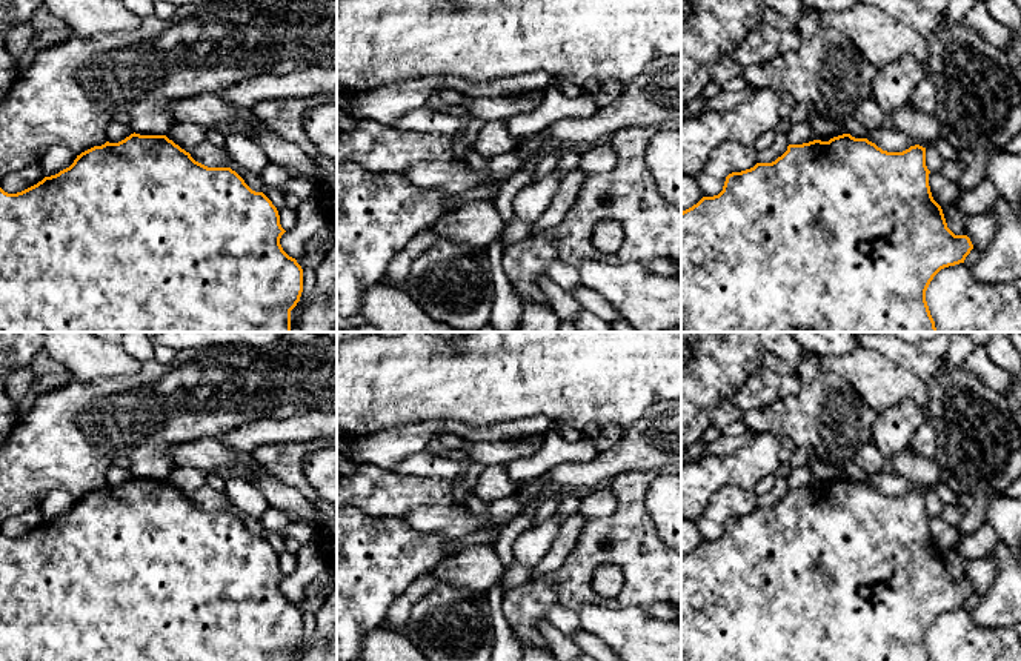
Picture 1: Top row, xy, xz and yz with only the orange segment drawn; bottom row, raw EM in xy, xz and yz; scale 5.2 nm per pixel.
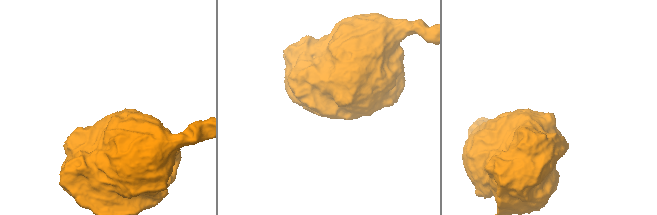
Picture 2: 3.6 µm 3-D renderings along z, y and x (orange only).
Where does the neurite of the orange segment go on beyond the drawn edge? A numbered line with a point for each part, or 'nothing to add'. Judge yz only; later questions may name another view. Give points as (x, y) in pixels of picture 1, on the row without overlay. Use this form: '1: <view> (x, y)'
nothing to add

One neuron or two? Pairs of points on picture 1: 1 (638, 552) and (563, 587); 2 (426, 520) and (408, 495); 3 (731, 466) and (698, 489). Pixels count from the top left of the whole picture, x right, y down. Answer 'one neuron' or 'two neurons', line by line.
1: one neuron
2: two neurons
3: one neuron

